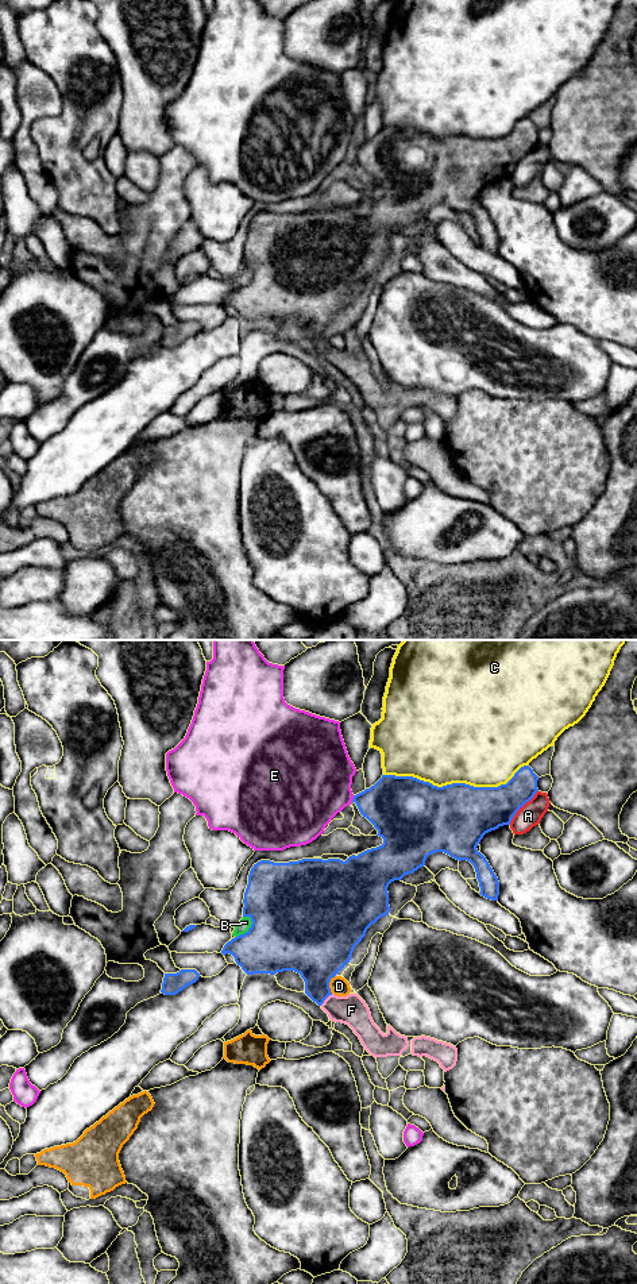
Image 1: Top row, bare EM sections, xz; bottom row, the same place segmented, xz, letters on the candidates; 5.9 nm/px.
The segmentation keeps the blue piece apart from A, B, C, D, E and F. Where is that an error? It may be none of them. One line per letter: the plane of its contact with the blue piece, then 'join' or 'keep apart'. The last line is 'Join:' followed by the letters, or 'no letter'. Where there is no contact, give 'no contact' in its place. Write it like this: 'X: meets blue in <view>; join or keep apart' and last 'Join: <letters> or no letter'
A: meets blue in xz; keep apart
B: meets blue in xz; keep apart
C: meets blue in xz; keep apart
D: meets blue in xz; keep apart
E: meets blue in xz; keep apart
F: meets blue in xz; join
Join: F

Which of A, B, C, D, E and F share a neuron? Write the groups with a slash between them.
A / B / C / D / E / F

